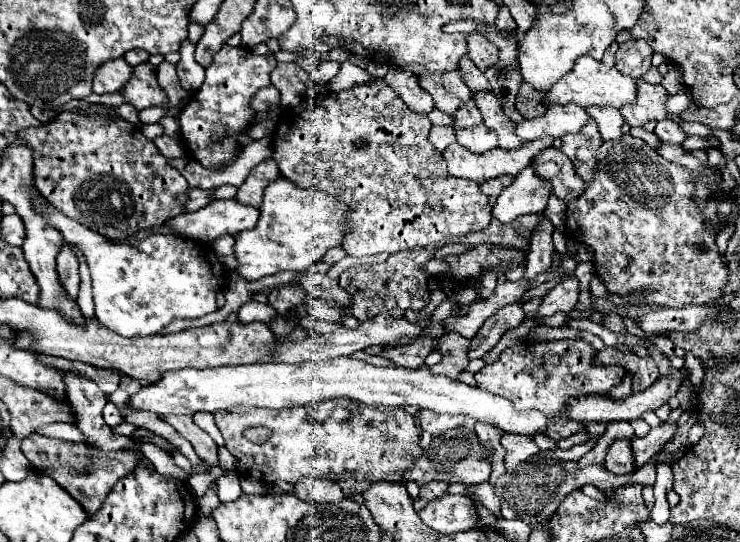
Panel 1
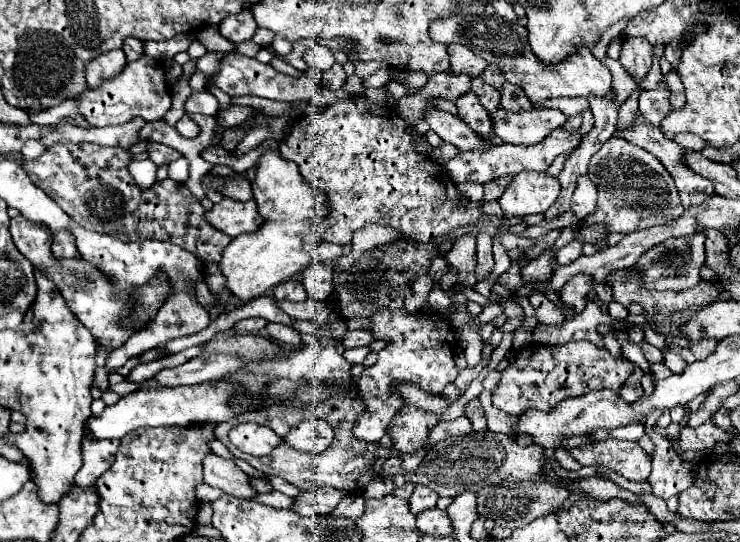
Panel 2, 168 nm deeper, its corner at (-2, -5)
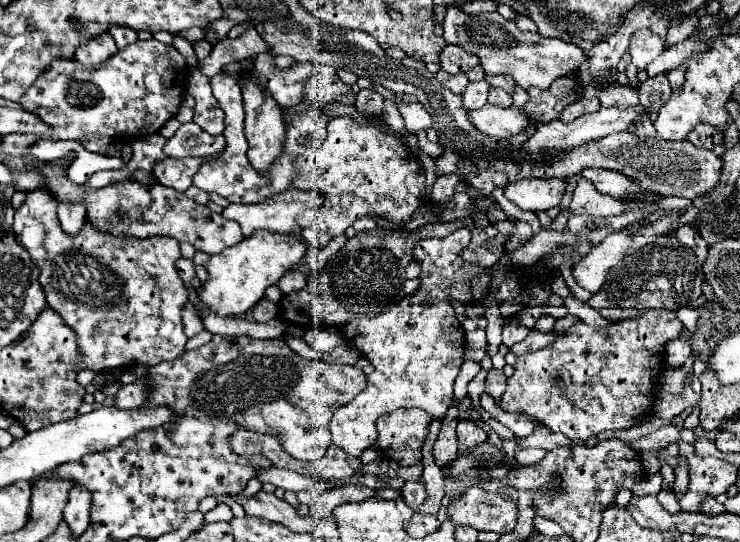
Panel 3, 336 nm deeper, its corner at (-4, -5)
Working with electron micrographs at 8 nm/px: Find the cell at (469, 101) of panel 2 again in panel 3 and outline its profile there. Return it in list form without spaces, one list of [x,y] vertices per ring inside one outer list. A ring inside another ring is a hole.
[[[488,81],[468,83],[466,91],[462,93],[464,109],[474,109],[474,107],[486,105],[486,103],[488,103],[488,93],[490,93],[490,83],[488,83]]]

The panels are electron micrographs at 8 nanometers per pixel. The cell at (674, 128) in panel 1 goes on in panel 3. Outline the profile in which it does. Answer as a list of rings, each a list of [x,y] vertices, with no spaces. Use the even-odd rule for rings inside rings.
[[[700,123],[694,127],[694,131],[690,131],[688,135],[690,143],[694,143],[696,147],[706,147],[706,149],[714,149],[718,143],[722,143],[724,133],[718,127],[712,127],[708,123]]]

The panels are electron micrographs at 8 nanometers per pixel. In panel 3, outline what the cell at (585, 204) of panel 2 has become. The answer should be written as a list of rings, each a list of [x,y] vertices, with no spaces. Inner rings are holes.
[[[578,179],[578,185],[576,185],[576,189],[572,193],[572,201],[570,201],[570,213],[610,217],[610,215],[622,215],[626,211],[628,211],[626,201],[620,201],[610,195],[602,195],[590,181]]]

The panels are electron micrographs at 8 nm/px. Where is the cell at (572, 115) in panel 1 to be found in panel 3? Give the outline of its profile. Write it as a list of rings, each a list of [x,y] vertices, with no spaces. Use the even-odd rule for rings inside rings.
[[[484,105],[480,109],[468,111],[470,123],[482,131],[484,135],[492,137],[510,137],[516,135],[520,129],[530,125],[530,119],[526,113],[522,113],[520,107],[496,107],[496,105]]]

